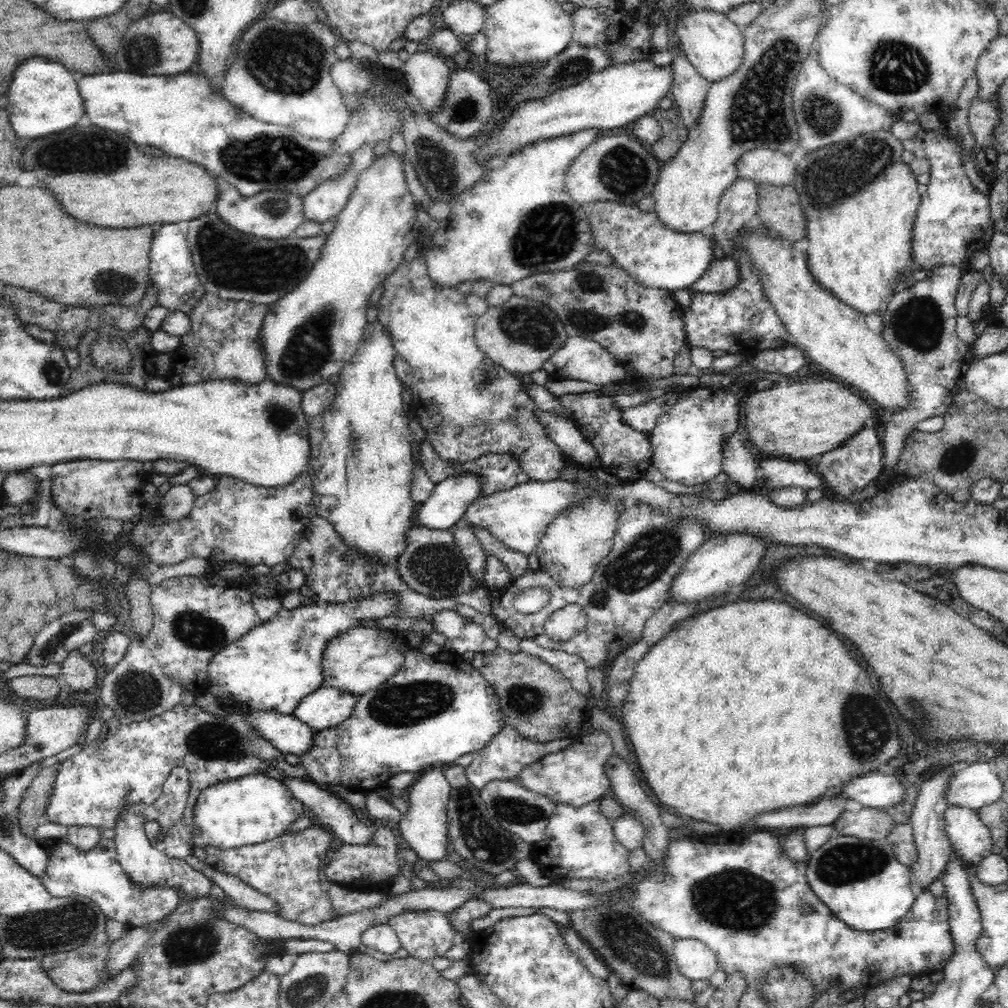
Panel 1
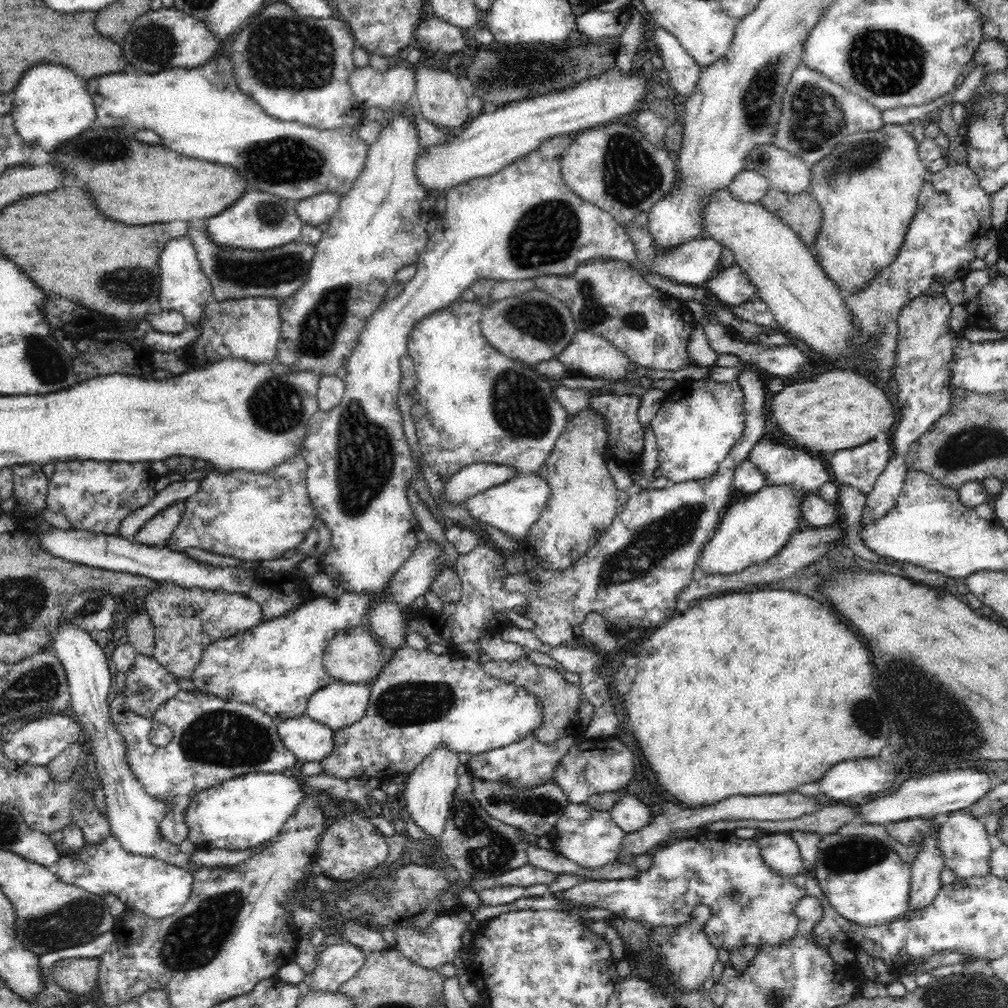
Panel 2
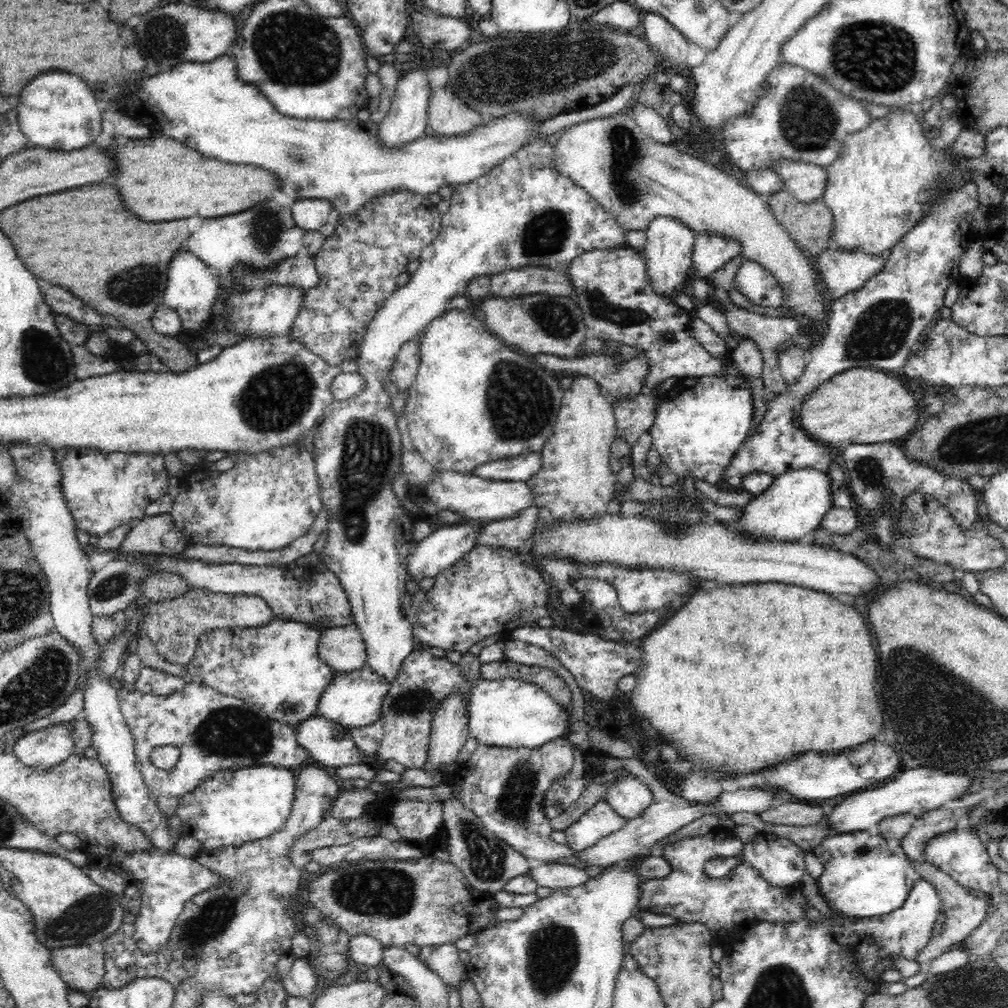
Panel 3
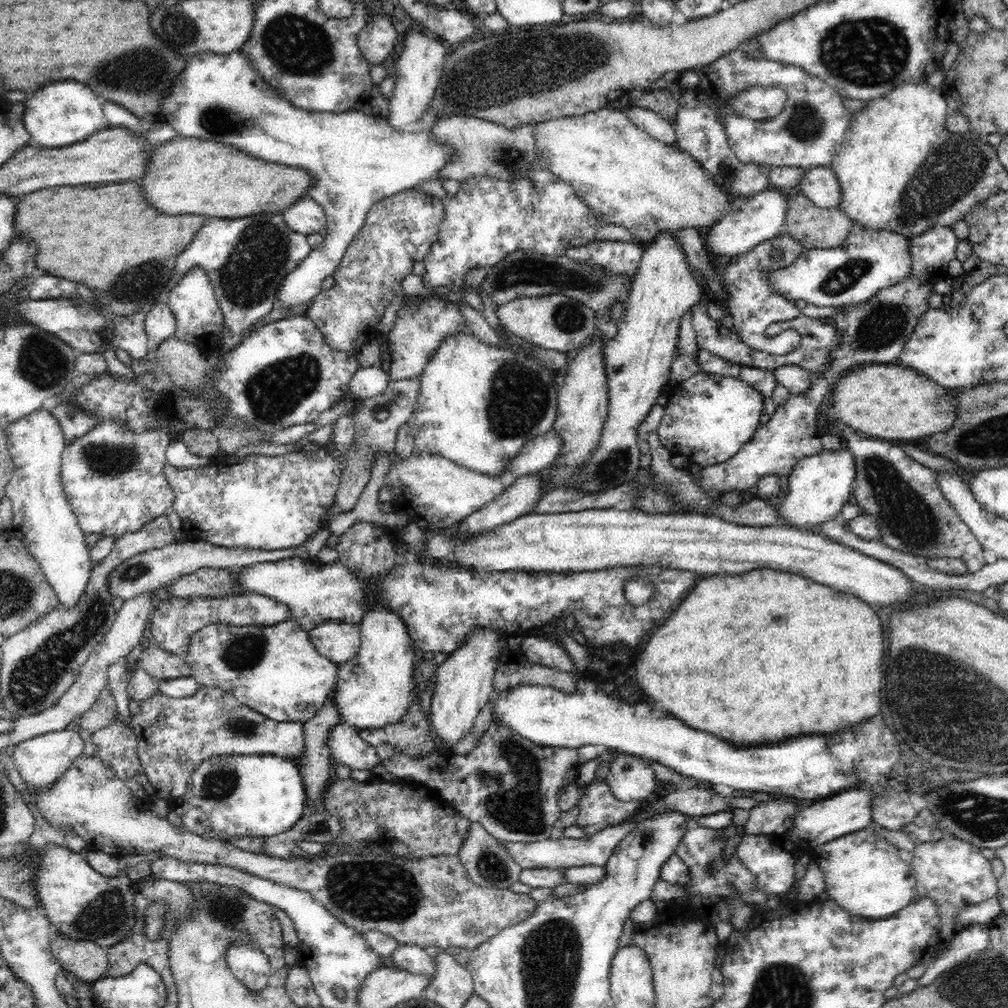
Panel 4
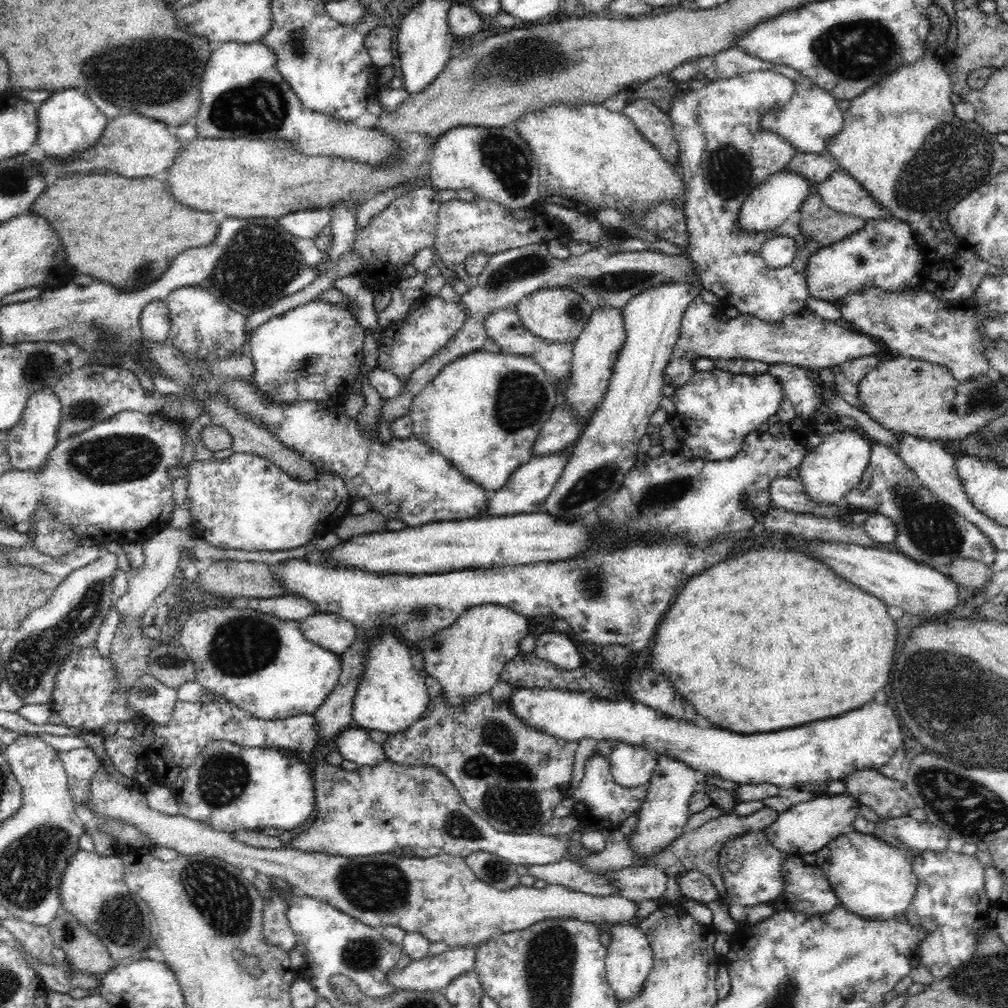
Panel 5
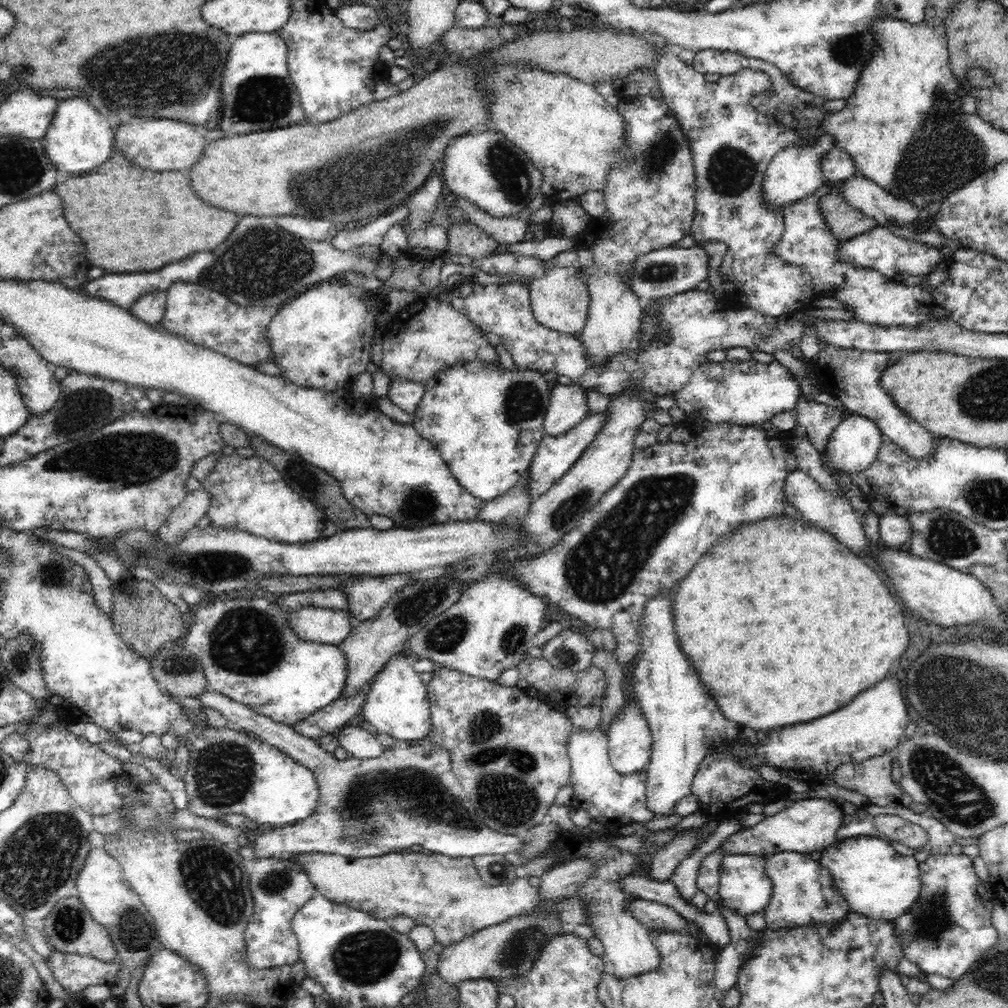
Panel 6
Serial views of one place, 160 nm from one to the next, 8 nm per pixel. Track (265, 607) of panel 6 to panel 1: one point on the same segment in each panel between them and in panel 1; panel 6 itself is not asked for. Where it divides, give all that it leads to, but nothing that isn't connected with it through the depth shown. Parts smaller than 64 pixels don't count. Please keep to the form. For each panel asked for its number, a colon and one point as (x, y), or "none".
1: (271, 668)
2: (277, 666)
3: (276, 667)
4: (276, 670)
5: (266, 666)

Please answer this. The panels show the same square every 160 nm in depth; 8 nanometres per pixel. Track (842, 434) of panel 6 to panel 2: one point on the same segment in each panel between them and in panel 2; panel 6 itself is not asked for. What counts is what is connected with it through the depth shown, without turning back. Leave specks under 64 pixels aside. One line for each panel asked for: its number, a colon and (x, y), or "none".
2: (752, 531)
3: (794, 504)
4: (820, 485)
5: (834, 467)

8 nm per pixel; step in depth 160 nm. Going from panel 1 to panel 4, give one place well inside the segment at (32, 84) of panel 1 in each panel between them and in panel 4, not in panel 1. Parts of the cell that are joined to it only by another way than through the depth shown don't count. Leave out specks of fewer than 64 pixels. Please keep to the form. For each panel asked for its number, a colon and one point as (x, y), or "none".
2: (51, 106)
3: (57, 111)
4: (64, 113)

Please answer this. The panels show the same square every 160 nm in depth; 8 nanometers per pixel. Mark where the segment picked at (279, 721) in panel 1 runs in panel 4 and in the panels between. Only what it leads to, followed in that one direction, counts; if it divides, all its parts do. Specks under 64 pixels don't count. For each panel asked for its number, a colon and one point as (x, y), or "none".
2: (310, 741)
3: (329, 744)
4: (347, 748)

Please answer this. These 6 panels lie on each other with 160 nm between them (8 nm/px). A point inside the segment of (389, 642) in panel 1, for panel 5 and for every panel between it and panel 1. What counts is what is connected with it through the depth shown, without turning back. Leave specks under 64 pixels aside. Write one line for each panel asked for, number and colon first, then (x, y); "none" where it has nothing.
2: (353, 655)
3: (343, 648)
4: (337, 641)
5: (332, 632)

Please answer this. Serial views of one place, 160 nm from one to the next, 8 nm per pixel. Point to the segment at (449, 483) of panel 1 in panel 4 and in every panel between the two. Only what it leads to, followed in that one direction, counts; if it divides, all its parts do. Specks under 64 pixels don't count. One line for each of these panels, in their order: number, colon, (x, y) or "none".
2: (476, 477)
3: (522, 467)
4: (538, 453)

